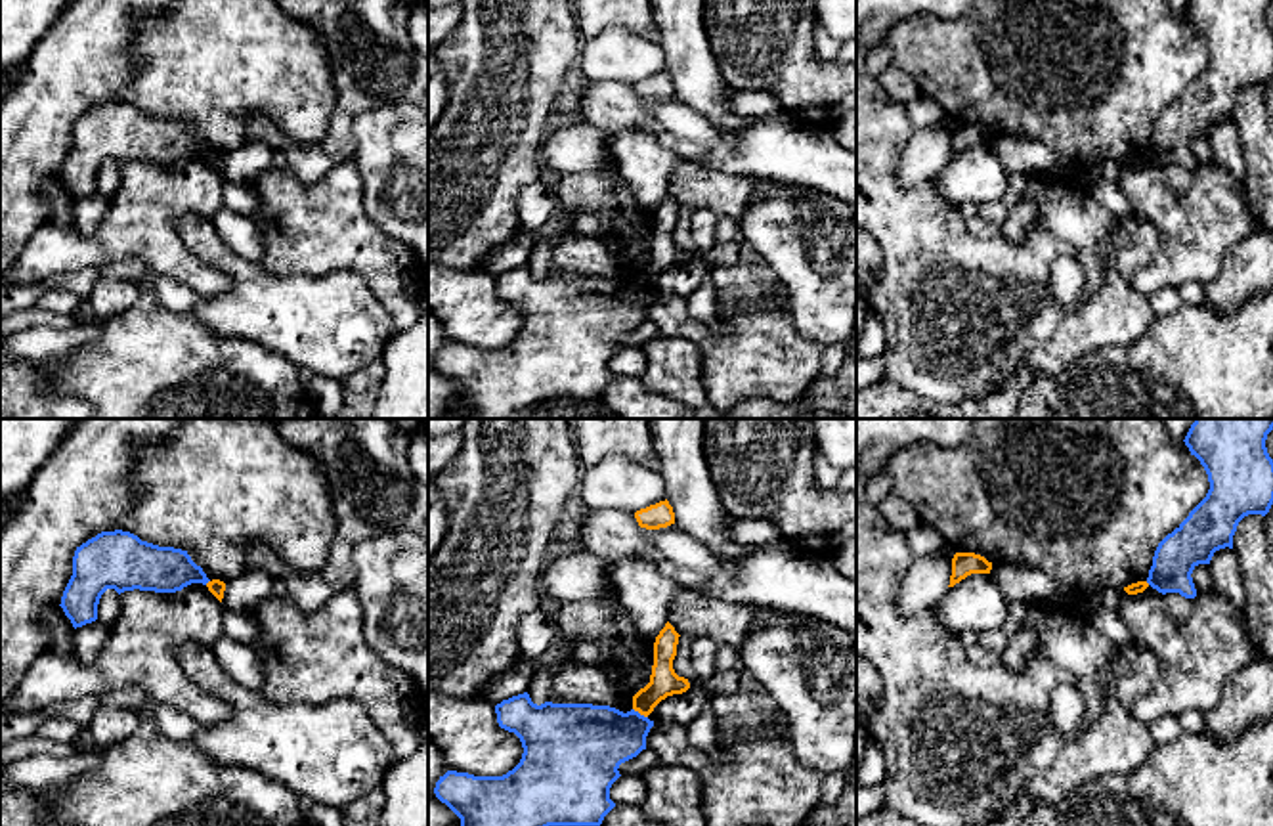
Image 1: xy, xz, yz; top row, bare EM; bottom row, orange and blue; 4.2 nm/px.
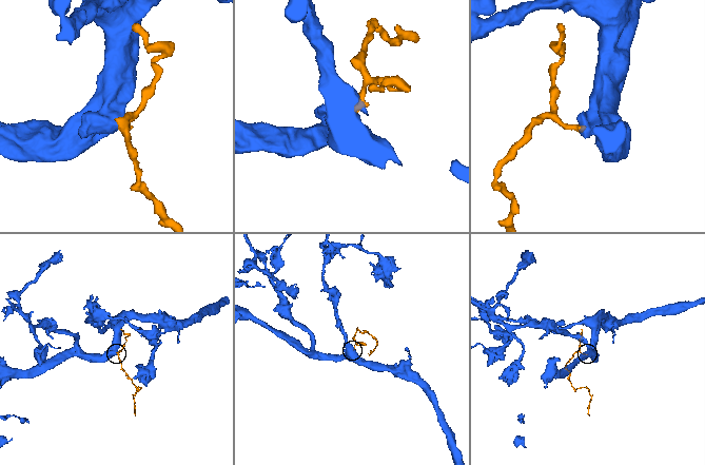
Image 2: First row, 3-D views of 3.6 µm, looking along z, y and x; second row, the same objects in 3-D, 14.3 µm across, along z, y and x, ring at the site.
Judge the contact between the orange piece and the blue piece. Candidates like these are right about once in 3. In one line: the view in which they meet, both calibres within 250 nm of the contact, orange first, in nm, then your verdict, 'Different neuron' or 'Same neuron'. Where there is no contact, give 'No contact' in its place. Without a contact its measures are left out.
Touches orange in xz. Thickness 120 nm (orange) against 320 nm. Different neuron

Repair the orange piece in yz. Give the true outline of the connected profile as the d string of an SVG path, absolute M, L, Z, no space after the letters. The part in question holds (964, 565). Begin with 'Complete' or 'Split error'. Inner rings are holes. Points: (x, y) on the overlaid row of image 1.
Complete. M956 553L952 558L950 585L954 587L971 574L990 574L992 562L975 553Z

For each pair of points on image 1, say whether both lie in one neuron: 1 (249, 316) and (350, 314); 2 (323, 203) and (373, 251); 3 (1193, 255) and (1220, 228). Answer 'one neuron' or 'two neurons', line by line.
1: one neuron
2: one neuron
3: one neuron

